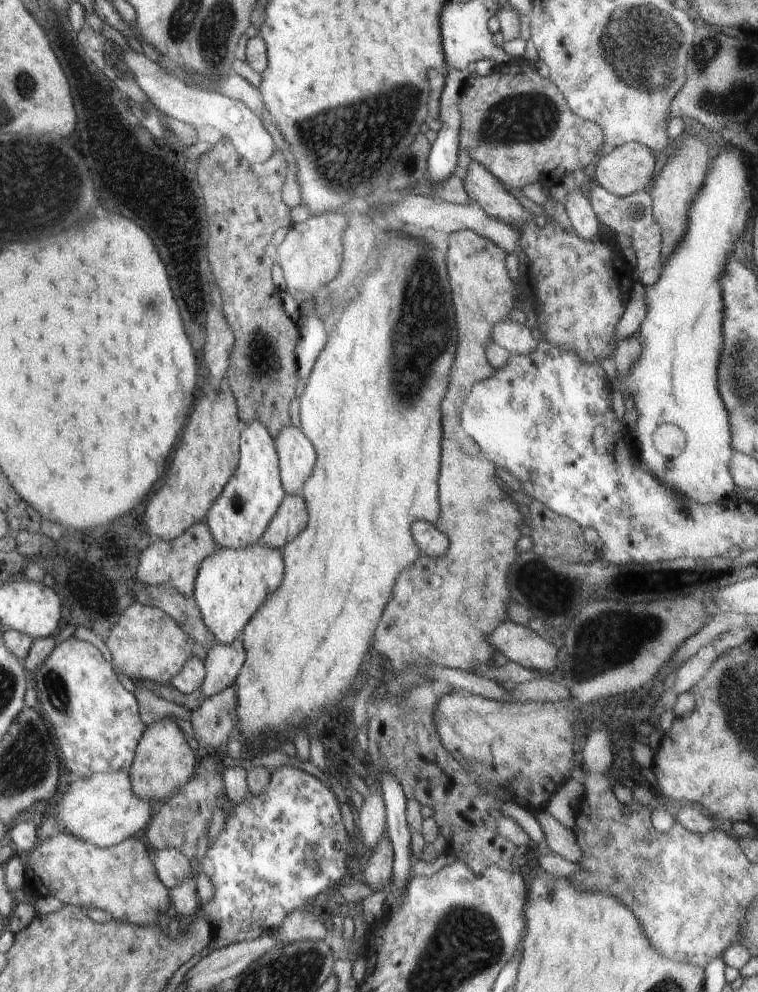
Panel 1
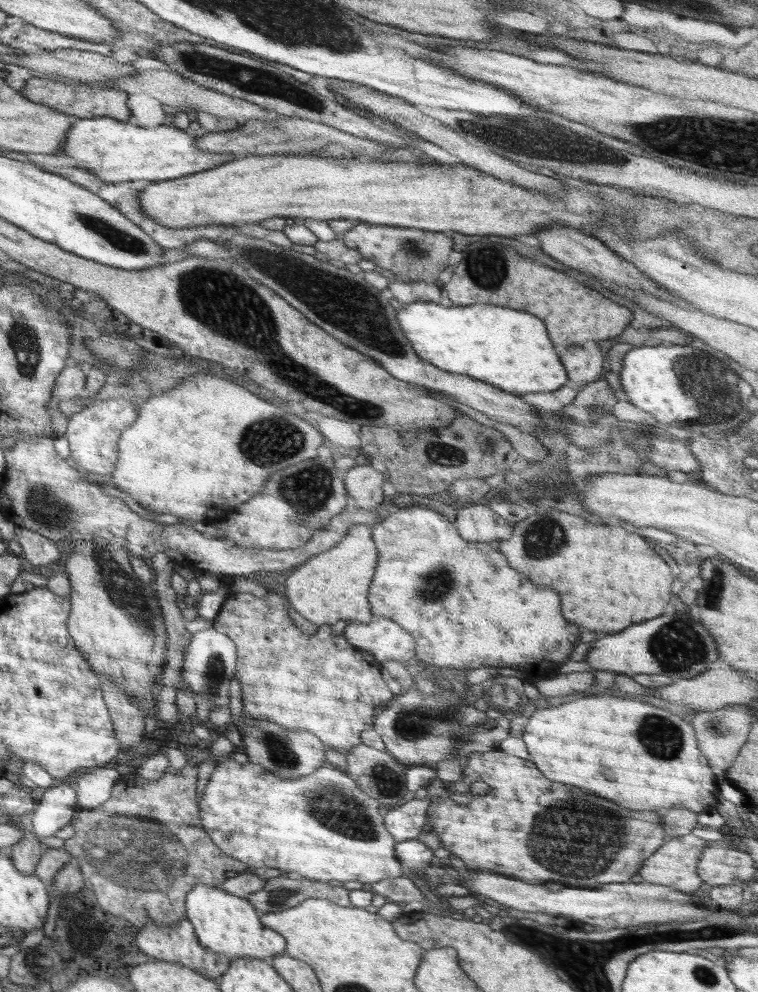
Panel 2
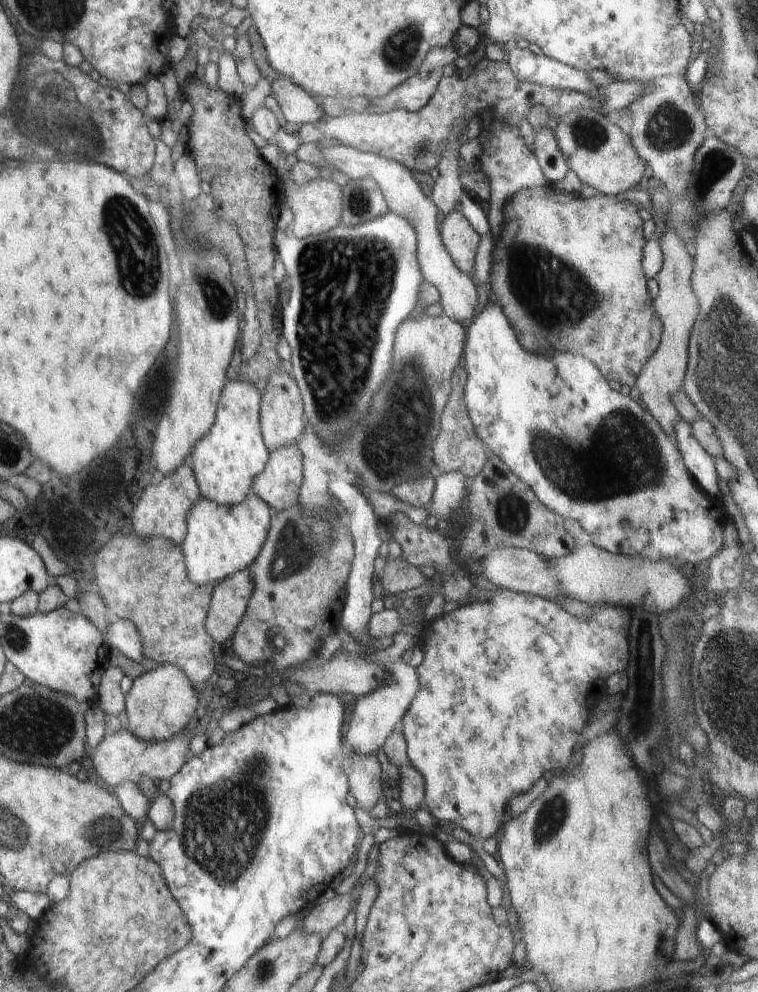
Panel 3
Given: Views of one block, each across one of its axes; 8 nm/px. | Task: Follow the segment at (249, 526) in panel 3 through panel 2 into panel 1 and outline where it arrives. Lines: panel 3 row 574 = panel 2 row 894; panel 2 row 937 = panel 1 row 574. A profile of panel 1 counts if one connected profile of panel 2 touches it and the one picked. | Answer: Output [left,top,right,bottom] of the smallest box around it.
[194,542,284,646]

